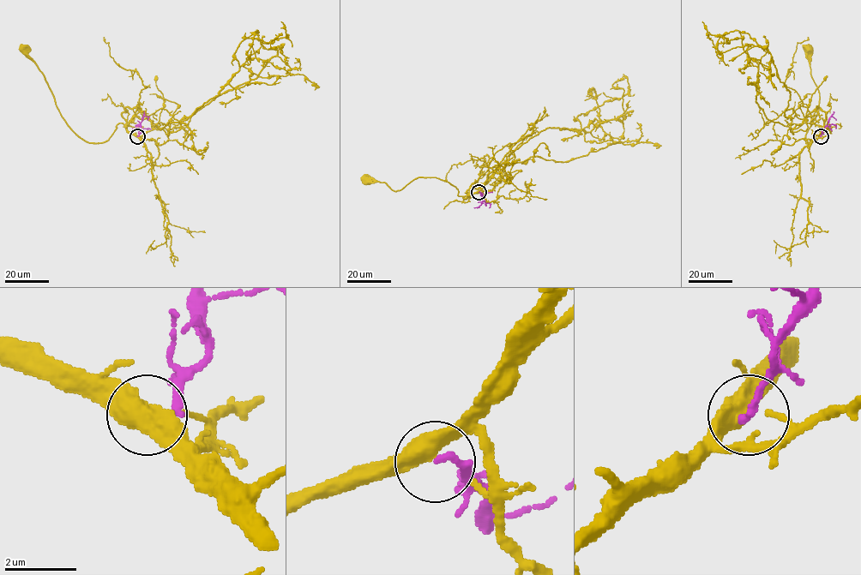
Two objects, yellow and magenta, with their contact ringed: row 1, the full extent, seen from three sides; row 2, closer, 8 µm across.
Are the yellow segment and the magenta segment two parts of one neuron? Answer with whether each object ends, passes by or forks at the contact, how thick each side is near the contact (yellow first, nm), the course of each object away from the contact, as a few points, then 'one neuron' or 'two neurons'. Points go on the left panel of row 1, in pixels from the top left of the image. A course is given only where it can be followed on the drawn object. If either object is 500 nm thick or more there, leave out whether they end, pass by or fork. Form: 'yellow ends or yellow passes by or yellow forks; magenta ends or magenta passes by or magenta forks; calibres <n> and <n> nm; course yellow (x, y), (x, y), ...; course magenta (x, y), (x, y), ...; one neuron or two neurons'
calibres 550 and 180 nm; course yellow (136, 136), (118, 122), (111, 136), (105, 141), (87, 142), (81, 138), (63, 116), (44, 74), (25, 50); course magenta (136, 136), (141, 132), (143, 116), (147, 116), (147, 120); one neuron

